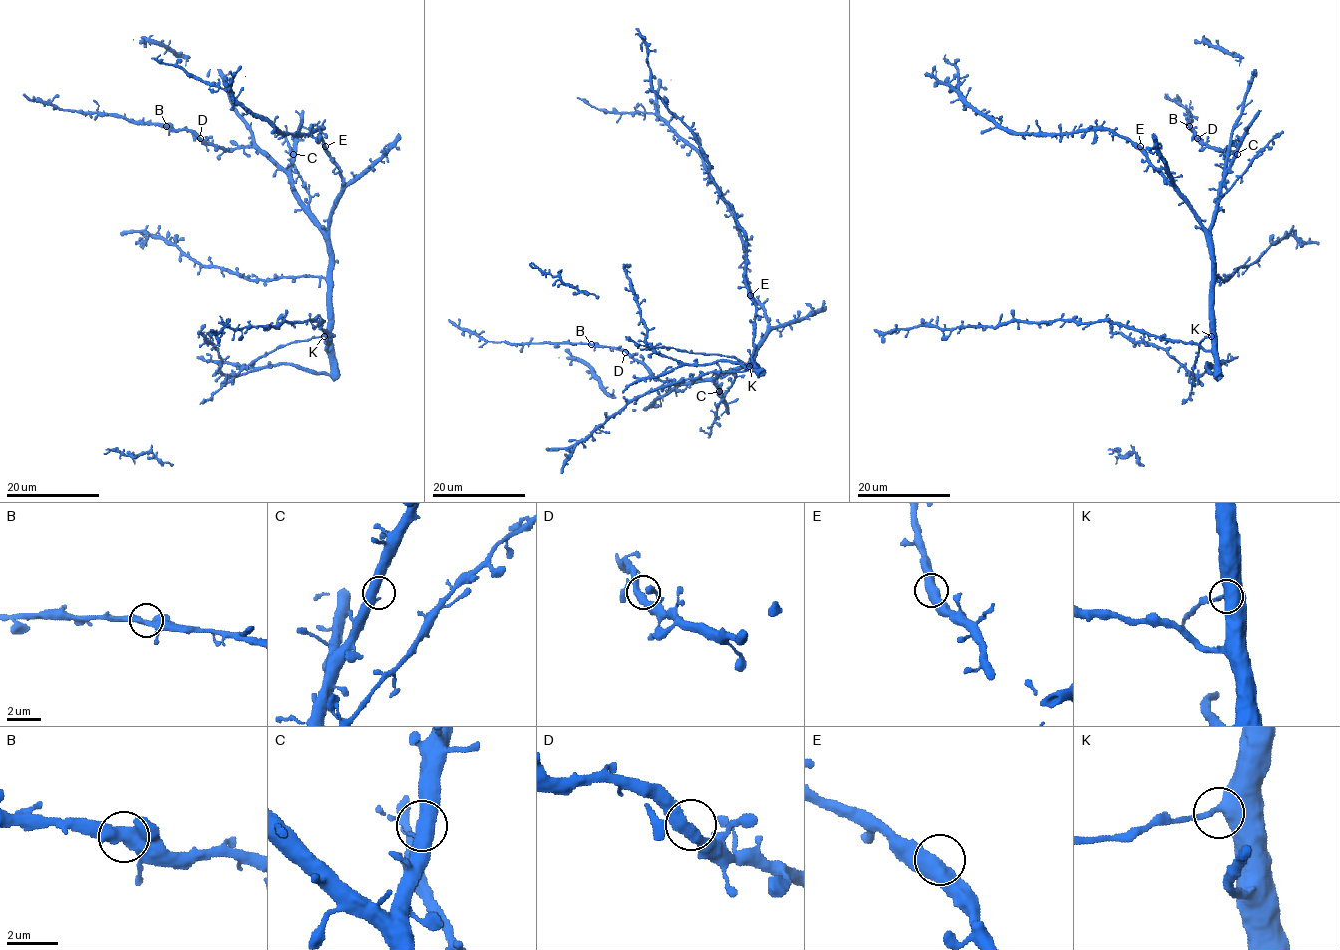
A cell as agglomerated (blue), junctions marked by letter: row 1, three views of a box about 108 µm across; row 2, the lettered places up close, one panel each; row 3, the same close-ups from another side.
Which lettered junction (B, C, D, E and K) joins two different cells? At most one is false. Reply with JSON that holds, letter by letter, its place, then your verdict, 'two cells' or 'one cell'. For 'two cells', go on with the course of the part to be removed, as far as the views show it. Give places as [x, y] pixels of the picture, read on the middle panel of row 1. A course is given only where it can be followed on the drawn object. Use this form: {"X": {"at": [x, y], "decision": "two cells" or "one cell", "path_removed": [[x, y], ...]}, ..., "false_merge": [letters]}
{"B": {"at": [591, 344], "decision": "one cell"}, "C": {"at": [719, 391], "decision": "one cell"}, "D": {"at": [625, 352], "decision": "one cell"}, "E": {"at": [750, 295], "decision": "one cell"}, "K": {"at": [749, 366], "decision": "one cell"}, "false_merge": []}

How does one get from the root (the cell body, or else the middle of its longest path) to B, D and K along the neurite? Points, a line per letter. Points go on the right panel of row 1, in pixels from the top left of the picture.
B: (1211, 266), (1212, 212), (1222, 185), (1229, 147), (1210, 148), (1189, 126)
D: (1211, 266), (1212, 212), (1222, 185), (1229, 147), (1214, 149), (1197, 138)
K: (1211, 266), (1211, 336)

